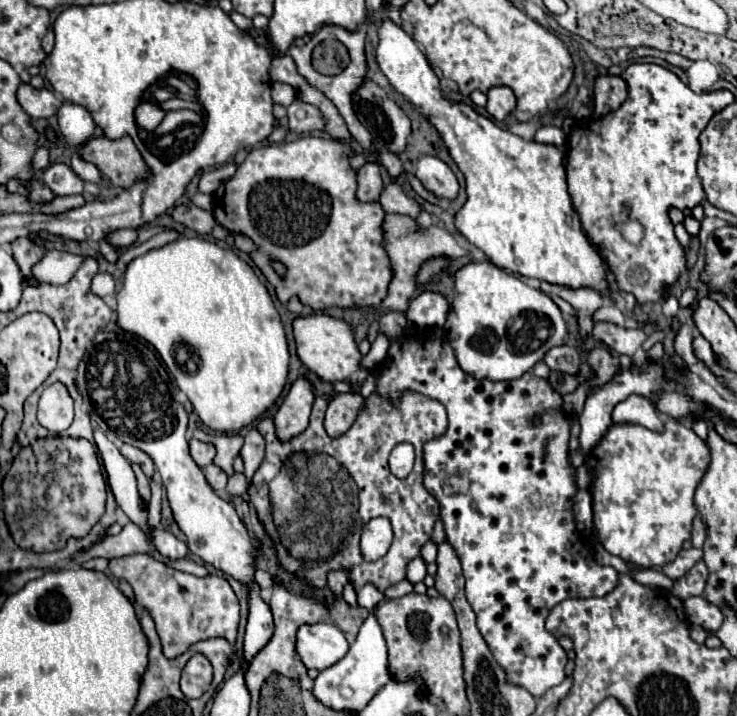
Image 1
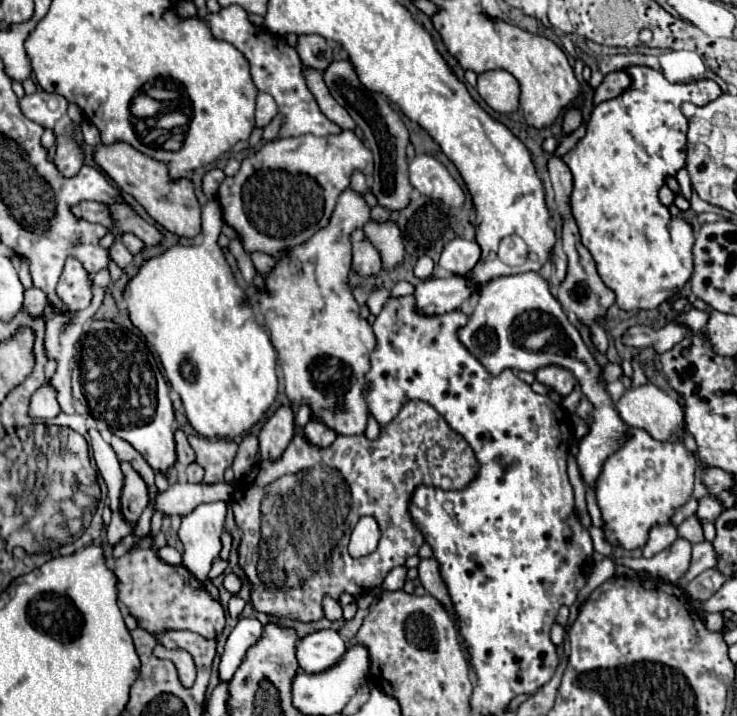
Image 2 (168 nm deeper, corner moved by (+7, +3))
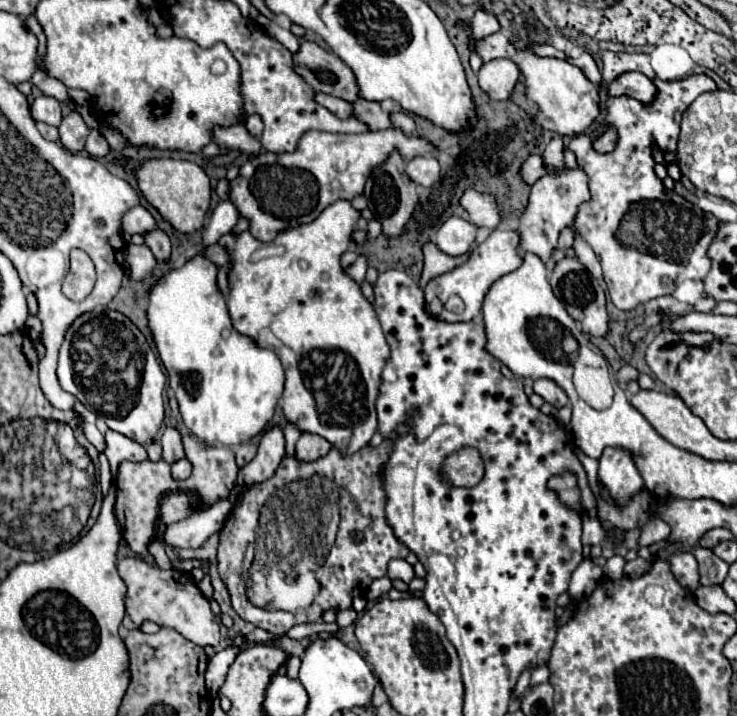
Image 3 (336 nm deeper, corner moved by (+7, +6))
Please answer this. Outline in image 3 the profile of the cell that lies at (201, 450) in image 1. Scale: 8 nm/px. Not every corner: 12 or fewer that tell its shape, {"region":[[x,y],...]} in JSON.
{"region":[[165,428],[161,436],[163,460],[173,464],[185,458],[181,434]]}

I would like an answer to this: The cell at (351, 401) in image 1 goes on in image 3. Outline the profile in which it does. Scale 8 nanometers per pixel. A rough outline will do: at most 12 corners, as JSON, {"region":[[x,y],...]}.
{"region":[[305,432],[297,442],[299,462],[319,460],[331,450],[325,438]]}

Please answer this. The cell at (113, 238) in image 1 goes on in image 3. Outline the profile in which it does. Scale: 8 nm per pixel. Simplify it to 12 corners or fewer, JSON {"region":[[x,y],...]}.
{"region":[[129,246],[131,280],[151,276],[157,260],[147,246]]}

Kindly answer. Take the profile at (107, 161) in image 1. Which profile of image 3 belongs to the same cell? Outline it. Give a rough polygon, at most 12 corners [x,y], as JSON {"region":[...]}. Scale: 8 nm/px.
{"region":[[189,160],[139,166],[139,188],[179,232],[205,224],[211,182]]}

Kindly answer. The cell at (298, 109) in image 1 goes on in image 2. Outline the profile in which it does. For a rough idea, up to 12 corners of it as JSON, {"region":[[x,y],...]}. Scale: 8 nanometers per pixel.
{"region":[[281,113],[263,129],[263,139],[273,141],[281,131]]}

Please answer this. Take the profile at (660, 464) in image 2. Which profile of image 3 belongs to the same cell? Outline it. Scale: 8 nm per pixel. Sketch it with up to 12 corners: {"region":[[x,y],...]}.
{"region":[[605,448],[599,480],[619,506],[643,488],[629,452]]}

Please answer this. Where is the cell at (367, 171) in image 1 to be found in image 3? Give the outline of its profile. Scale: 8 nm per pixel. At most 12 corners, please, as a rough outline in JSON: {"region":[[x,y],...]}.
{"region":[[337,200],[225,234],[233,328],[277,346],[279,406],[341,456],[377,430],[389,346],[339,256]]}

